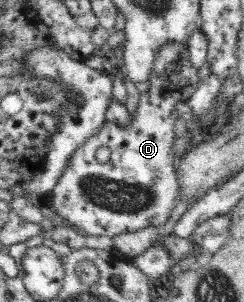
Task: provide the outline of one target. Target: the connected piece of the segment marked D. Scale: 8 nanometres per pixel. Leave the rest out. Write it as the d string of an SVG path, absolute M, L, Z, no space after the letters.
M174 40L165 42L153 58L151 74L146 81L147 91L140 92L136 110L129 113L129 122L103 122L103 126L93 136L89 136L71 156L57 185L50 192L52 198L45 205L51 206L49 208L69 225L86 233L90 242L108 244L115 236L166 224L169 214L180 200L180 187L176 176L177 158L174 151L175 121L172 119L172 112L177 109L179 102L185 103L185 100L189 100L198 85L203 83L198 70L199 68L191 64L187 43Z

